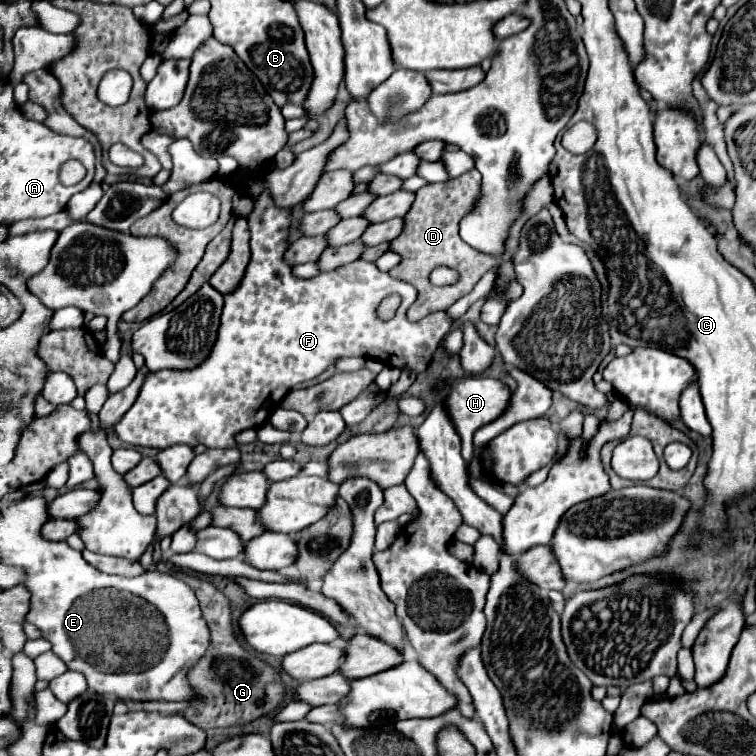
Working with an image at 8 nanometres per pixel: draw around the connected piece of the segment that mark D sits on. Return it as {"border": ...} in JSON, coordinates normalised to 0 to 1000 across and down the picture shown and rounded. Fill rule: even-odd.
{"border":[[[624,224],[598,239],[561,245],[558,250],[550,253],[550,263],[542,271],[540,282],[534,284],[532,308],[516,319],[516,332],[526,335],[532,340],[529,351],[516,356],[516,364],[524,369],[534,369],[553,382],[553,396],[548,398],[548,403],[540,411],[542,425],[553,425],[574,411],[593,409],[601,398],[606,398],[608,393],[622,388],[646,356],[651,356],[656,351],[675,348],[675,343],[683,332],[683,313],[680,311],[672,311],[669,335],[664,335],[664,337],[646,337],[646,335],[630,332],[619,321],[614,321],[611,313],[606,311],[606,295],[611,292],[611,287],[616,287],[627,276],[627,271],[635,261],[635,253],[638,253],[638,239],[632,231],[632,224]],[[585,351],[606,358],[608,369],[603,374],[587,377],[587,380],[571,377],[569,361]]]}

